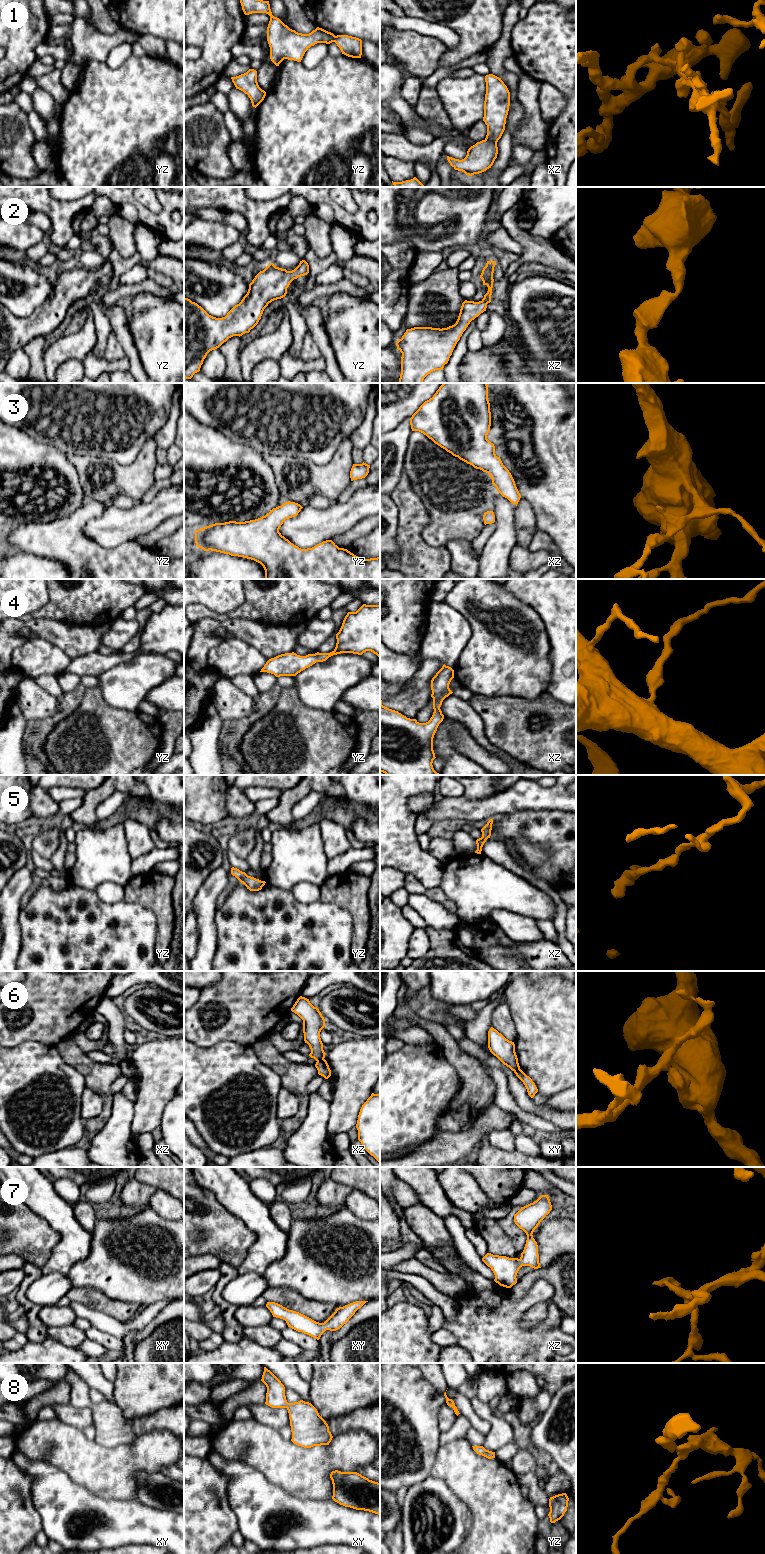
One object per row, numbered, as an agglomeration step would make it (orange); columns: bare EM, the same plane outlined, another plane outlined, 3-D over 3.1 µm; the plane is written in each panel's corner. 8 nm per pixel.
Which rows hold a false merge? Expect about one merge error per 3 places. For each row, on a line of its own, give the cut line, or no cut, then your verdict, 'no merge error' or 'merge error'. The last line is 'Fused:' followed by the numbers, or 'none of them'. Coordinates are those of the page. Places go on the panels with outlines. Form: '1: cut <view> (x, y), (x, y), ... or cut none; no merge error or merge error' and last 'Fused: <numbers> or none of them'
1: cut xz (485, 138), (496, 143); merge error
2: cut none; no merge error
3: cut none; no merge error
4: cut none; no merge error
5: cut none; no merge error
6: cut xz (323, 1058), (317, 1061); merge error
7: cut none; no merge error
8: cut none; no merge error
Fused: 1, 6

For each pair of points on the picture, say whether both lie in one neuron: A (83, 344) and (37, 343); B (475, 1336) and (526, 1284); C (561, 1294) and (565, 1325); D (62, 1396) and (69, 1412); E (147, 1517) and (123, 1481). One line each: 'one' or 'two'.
A: two
B: two
C: two
D: two
E: two

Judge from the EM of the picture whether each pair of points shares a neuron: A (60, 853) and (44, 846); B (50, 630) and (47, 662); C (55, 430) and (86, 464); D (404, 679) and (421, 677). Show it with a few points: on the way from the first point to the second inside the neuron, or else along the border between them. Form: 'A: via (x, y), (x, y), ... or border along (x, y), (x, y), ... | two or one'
A: border along (61, 830), (58, 847), (49, 859) | two
B: border along (33, 636), (49, 640), (68, 655) | two
C: border along (66, 453), (94, 455), (101, 458) | two
D: border along (423, 660), (413, 680), (402, 689) | two

